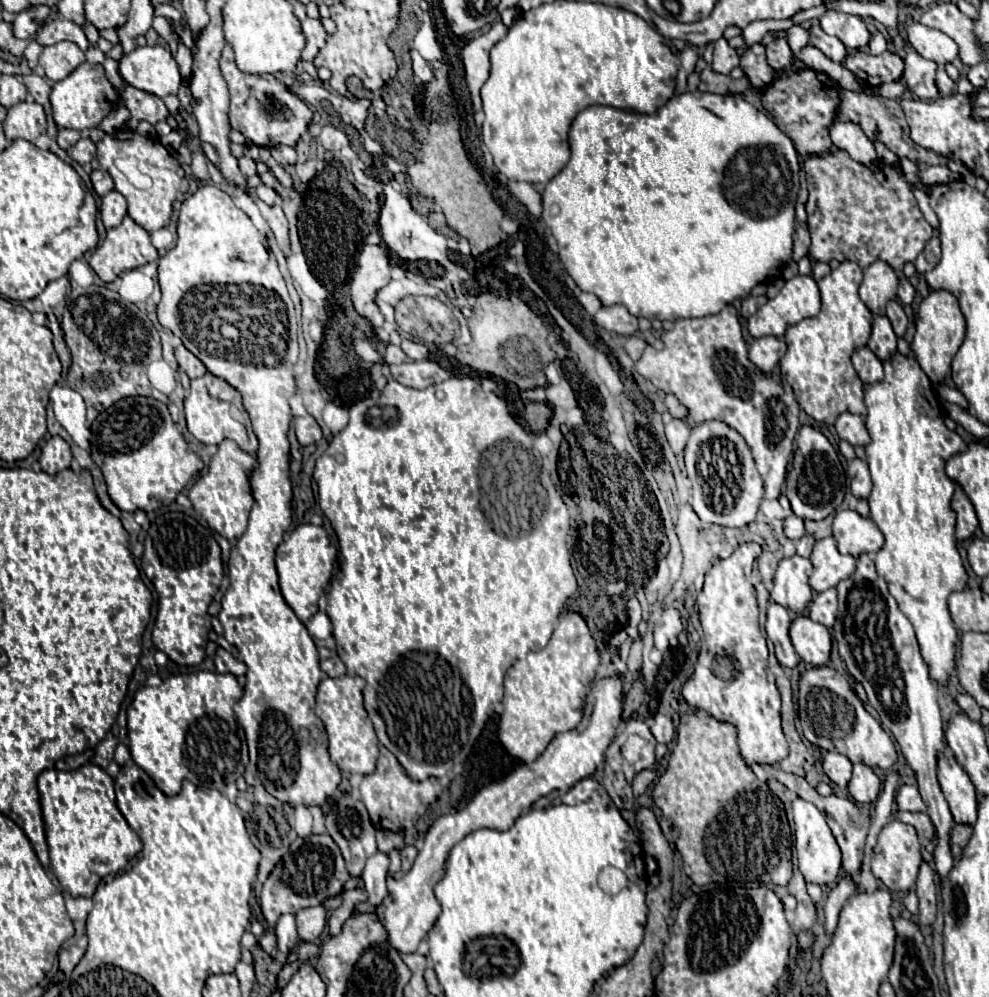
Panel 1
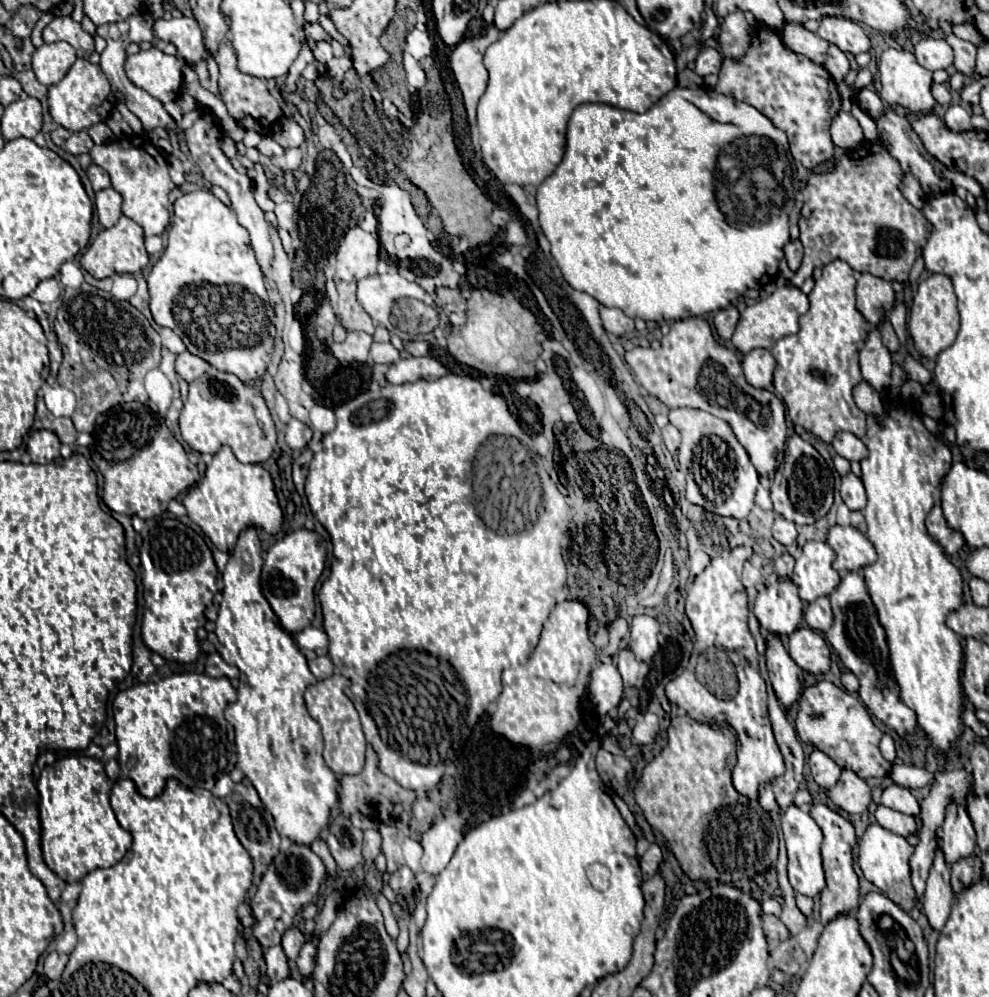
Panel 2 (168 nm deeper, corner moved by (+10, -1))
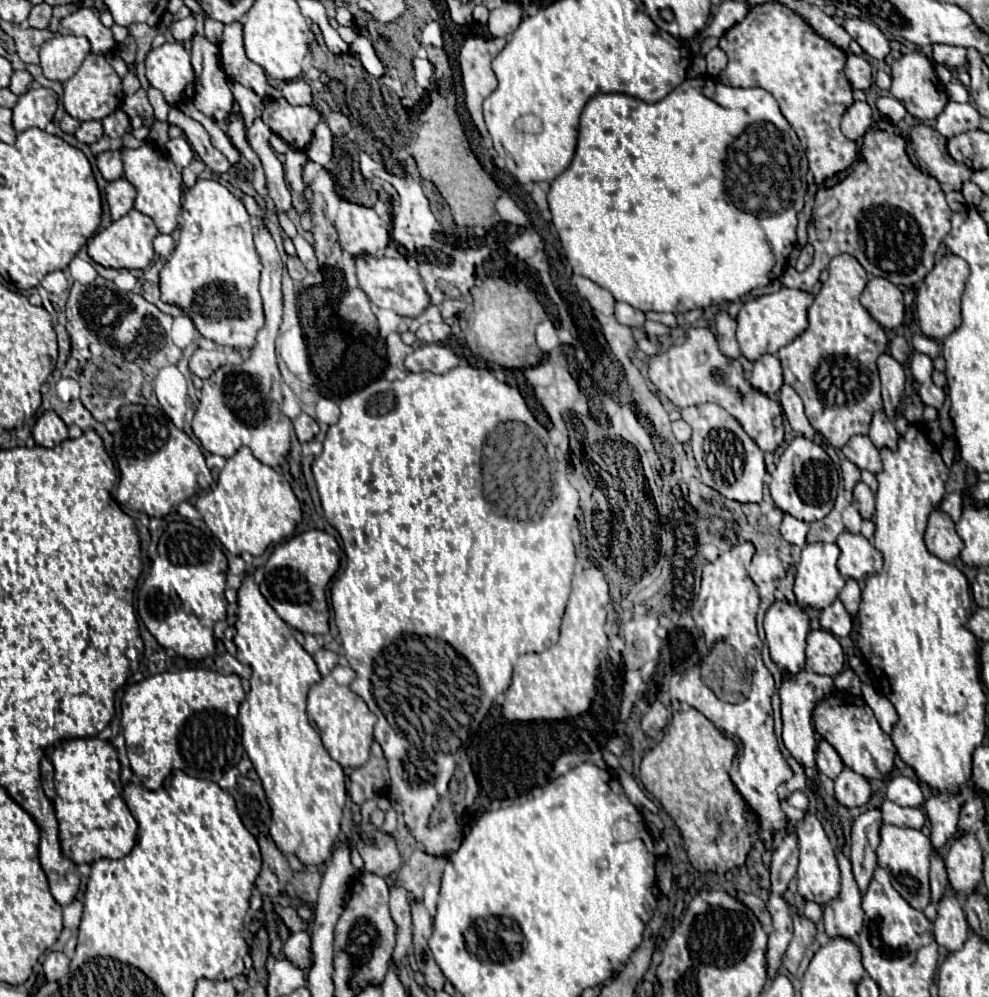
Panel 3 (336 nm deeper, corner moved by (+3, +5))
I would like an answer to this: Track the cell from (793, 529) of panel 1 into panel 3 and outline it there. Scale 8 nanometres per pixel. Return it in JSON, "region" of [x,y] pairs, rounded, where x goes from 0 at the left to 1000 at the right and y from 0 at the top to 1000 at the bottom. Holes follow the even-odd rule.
{"region":[[[794,517],[792,519],[792,525],[790,525],[790,537],[794,543],[802,545],[802,547],[808,547],[808,549],[814,549],[814,537],[818,533],[818,527],[814,523],[808,523],[800,517]]]}

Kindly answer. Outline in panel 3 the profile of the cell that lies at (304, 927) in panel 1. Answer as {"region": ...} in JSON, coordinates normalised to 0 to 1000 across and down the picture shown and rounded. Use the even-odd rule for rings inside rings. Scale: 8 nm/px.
{"region":[[[308,934],[296,936],[288,944],[286,956],[290,962],[294,962],[294,966],[298,966],[298,970],[302,970],[308,976],[312,974],[312,970],[314,970],[314,942]]]}

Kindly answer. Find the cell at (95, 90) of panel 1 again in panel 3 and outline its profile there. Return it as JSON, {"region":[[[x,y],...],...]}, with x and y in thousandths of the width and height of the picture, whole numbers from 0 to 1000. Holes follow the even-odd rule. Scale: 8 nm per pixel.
{"region":[[[88,55],[80,71],[66,81],[66,95],[64,95],[64,105],[66,111],[80,119],[80,121],[90,121],[90,119],[104,119],[112,115],[116,109],[122,107],[124,103],[124,91],[122,91],[122,77],[116,73],[116,69],[108,63],[104,55]]]}

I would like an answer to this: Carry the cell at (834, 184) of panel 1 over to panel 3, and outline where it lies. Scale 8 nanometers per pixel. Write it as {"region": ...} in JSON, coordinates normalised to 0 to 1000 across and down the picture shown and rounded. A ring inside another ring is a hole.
{"region":[[[889,121],[879,127],[879,131],[873,137],[873,149],[871,149],[873,161],[865,163],[865,170],[844,188],[828,190],[824,198],[822,208],[822,222],[818,226],[818,244],[824,250],[822,264],[812,272],[804,272],[802,268],[796,268],[792,272],[790,284],[792,288],[802,288],[820,294],[822,286],[828,282],[828,274],[838,266],[838,262],[844,256],[858,254],[862,256],[877,274],[885,278],[895,278],[897,282],[905,286],[923,288],[935,280],[935,276],[945,266],[945,254],[956,240],[956,236],[962,232],[962,210],[956,202],[956,194],[949,188],[949,182],[941,176],[933,176],[929,172],[919,155],[917,155],[917,143],[911,133],[911,129],[901,121]]]}

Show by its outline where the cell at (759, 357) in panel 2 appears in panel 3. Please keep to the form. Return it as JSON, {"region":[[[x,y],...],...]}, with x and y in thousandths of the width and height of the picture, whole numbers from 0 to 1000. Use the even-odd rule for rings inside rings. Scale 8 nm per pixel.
{"region":[[[771,356],[767,362],[763,362],[757,384],[765,392],[771,392],[774,396],[780,396],[780,398],[786,396],[792,386],[792,372],[790,372],[788,360],[784,356]]]}

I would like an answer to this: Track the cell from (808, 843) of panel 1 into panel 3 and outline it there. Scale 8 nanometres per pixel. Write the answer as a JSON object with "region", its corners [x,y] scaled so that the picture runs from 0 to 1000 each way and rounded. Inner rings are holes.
{"region":[[[816,817],[812,823],[806,823],[804,834],[808,838],[808,852],[810,852],[808,872],[806,872],[806,894],[814,904],[822,904],[832,910],[838,904],[846,902],[848,894],[850,894],[850,878],[848,878],[842,848],[836,842],[836,838],[824,817]]]}

